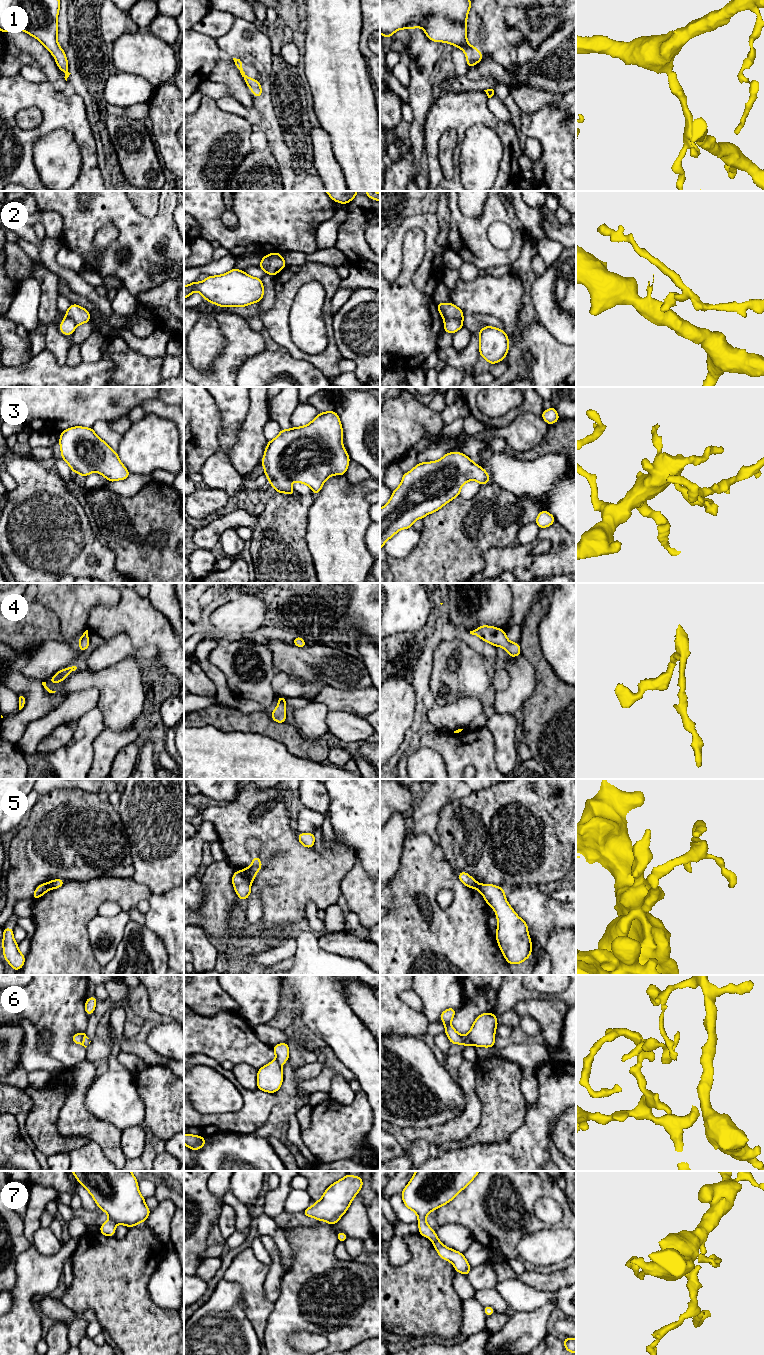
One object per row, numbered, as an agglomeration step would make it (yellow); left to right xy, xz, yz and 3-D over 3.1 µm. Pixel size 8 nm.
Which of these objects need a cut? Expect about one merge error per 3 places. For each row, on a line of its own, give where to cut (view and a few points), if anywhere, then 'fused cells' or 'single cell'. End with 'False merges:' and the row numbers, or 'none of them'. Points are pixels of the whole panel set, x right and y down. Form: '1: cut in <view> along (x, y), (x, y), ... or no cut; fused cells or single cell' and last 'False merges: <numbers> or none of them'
1: no cut; single cell
2: cut in yz along (444, 319), (458, 319), (462, 321); fused cells
3: no cut; single cell
4: no cut; single cell
5: cut in xz along (240, 871), (250, 882); fused cells
6: cut in yz along (466, 1035), (471, 1045); fused cells
7: no cut; single cell
False merges: 2, 5, 6

